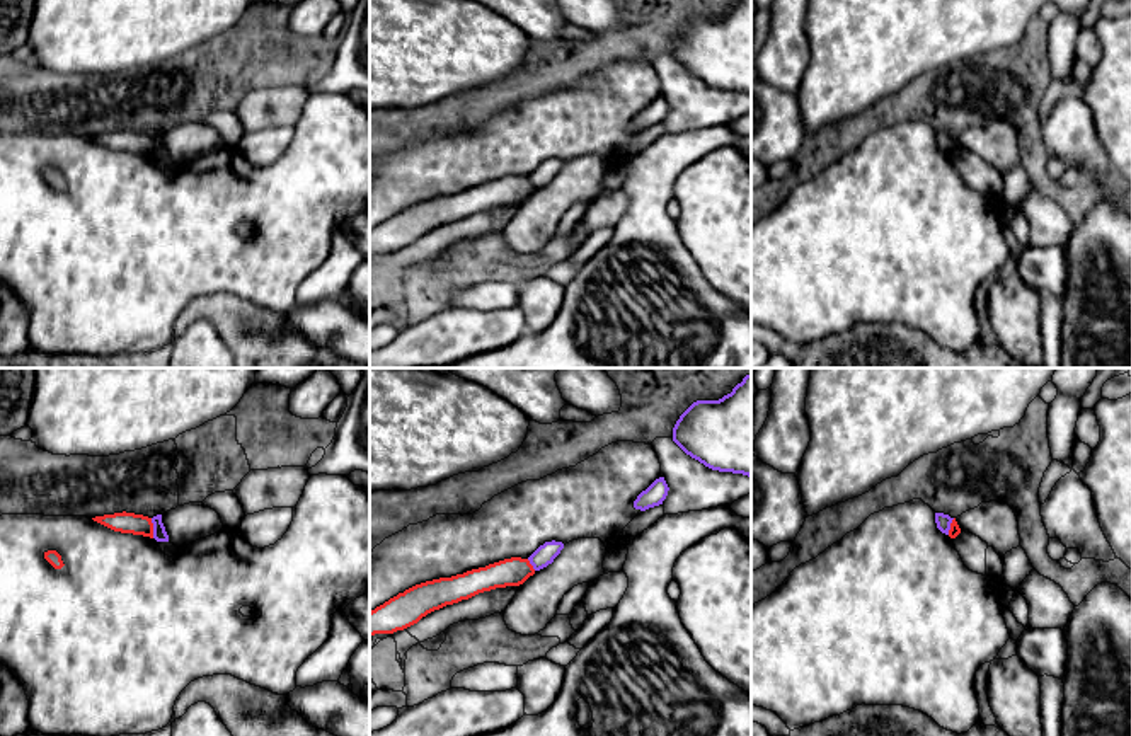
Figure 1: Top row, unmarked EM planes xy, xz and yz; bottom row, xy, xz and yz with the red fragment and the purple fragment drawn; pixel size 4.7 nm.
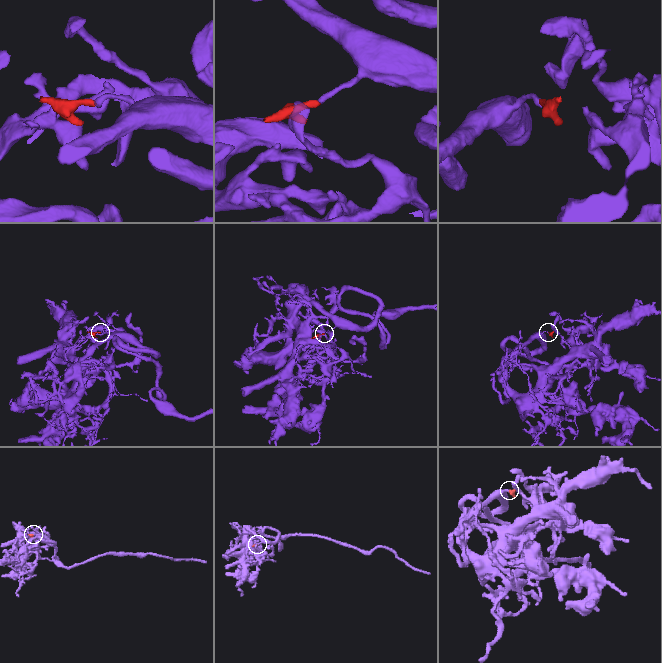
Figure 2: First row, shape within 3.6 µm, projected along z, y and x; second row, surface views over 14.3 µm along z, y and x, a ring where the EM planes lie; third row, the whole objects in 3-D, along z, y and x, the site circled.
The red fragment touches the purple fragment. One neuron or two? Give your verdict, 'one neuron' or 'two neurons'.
two neurons

